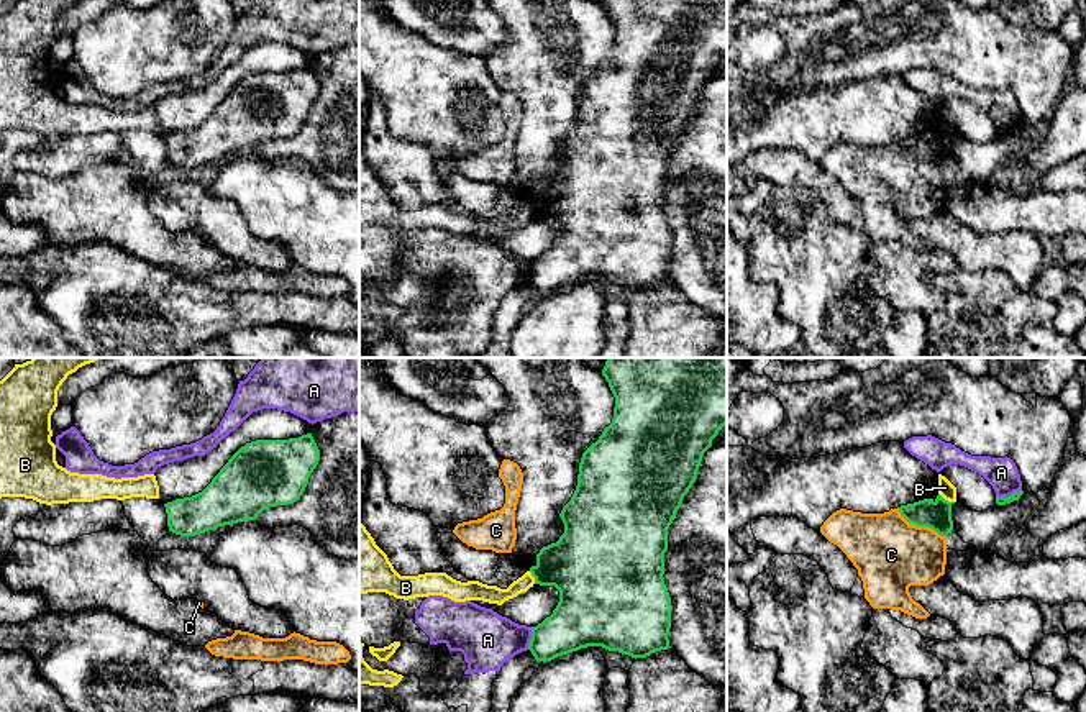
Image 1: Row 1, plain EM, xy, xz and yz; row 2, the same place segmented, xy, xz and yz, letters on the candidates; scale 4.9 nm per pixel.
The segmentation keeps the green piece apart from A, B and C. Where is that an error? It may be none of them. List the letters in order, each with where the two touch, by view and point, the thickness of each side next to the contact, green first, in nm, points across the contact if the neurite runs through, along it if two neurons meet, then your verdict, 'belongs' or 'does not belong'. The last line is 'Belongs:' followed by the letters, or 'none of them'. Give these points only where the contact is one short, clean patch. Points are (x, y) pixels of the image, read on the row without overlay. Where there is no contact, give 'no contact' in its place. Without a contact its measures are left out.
A: contact yz (1009, 128); calibres 50 and 160 nm; does not belong
B: contact yz (947, 133); calibres 140 and 80 nm; border yz (939, 125), (953, 135); does not belong
C: contact yz (921, 158); calibres 140 and 360 nm; does not belong
Belongs: none of them

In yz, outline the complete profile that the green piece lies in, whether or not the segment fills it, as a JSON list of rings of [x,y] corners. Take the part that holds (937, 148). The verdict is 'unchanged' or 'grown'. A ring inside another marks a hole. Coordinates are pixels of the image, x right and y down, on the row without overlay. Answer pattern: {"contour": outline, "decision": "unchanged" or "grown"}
{"contour": [[[940,126],[937,131],[924,131],[914,136],[897,139],[901,148],[917,159],[929,159],[942,169],[953,162],[951,138]]], "decision": "unchanged"}

